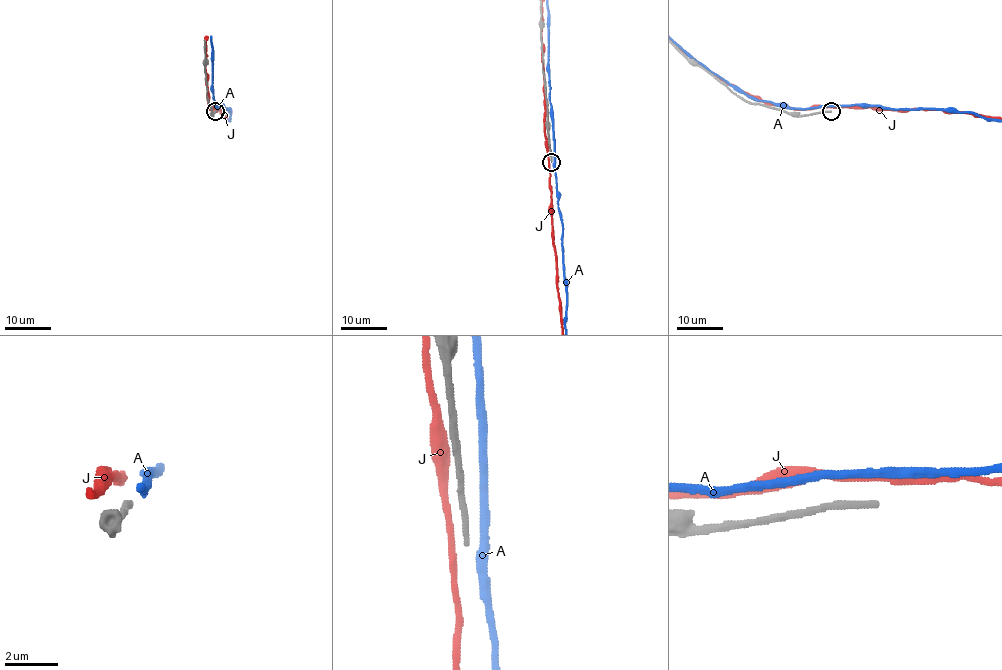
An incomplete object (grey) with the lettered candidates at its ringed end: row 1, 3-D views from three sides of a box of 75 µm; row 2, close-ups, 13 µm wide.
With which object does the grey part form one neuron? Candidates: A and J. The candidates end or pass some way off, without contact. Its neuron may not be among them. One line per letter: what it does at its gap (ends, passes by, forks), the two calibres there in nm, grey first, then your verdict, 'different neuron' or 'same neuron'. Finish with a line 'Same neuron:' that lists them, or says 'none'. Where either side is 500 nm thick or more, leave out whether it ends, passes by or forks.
A: it passes by; calibres 220 and 320 nm; different neuron
J: it passes by; calibres 220 and 280 nm; different neuron
Same neuron: none

